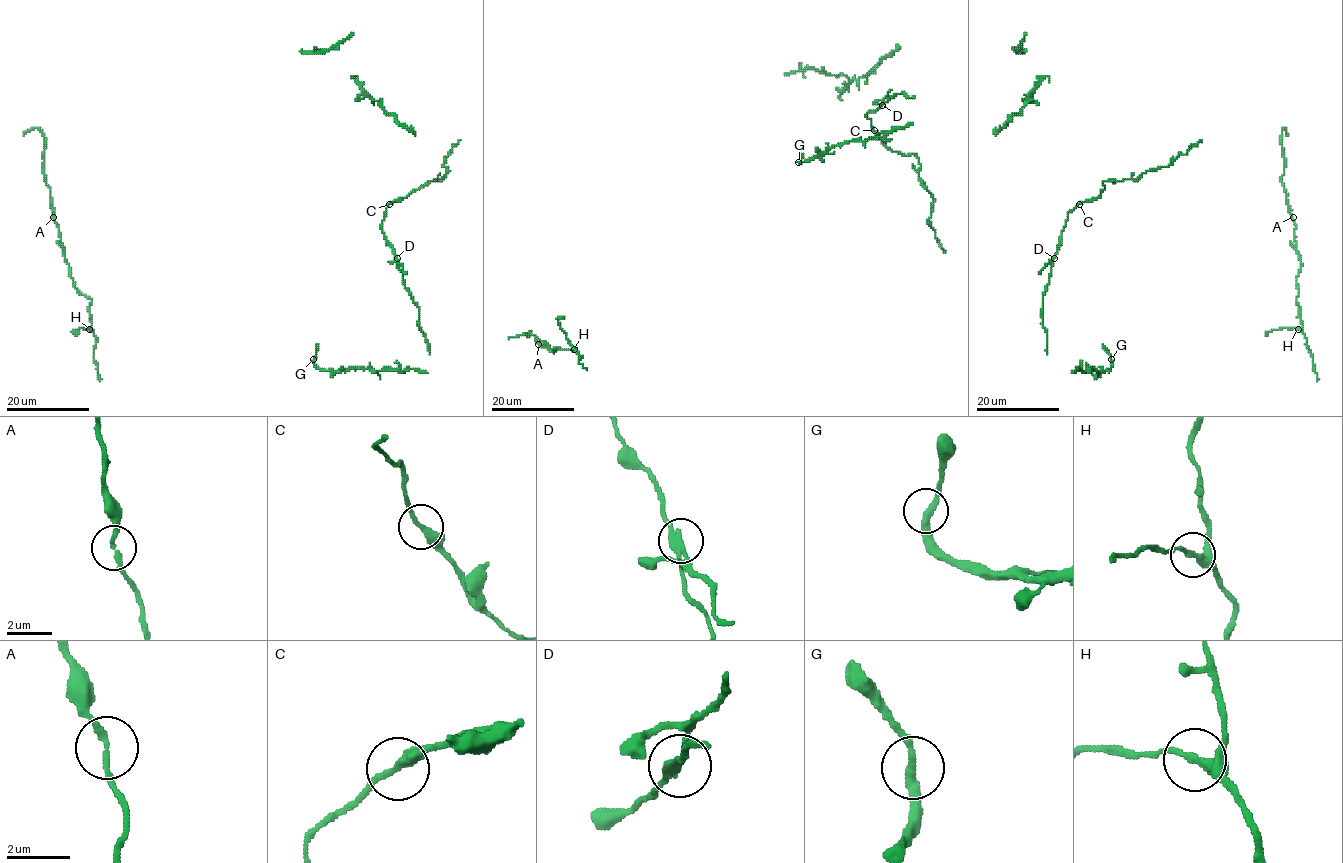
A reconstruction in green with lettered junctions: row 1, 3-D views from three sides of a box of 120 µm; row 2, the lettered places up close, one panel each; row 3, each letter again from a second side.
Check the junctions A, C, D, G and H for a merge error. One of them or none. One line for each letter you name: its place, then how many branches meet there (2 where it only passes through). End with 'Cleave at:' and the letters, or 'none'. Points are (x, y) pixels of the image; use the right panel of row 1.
D: Place: (1054, 258). Branches: 3
Cleave at: D

